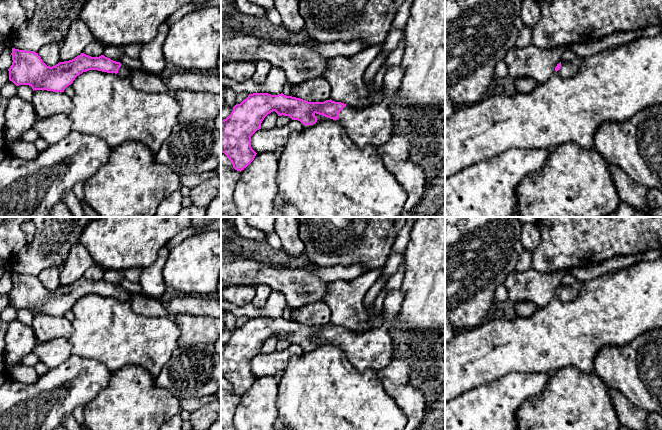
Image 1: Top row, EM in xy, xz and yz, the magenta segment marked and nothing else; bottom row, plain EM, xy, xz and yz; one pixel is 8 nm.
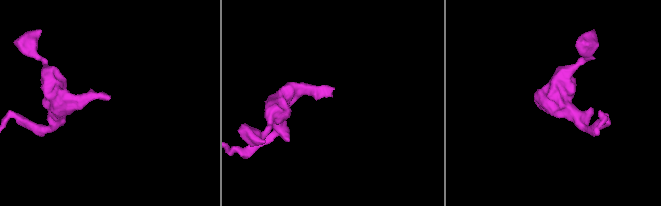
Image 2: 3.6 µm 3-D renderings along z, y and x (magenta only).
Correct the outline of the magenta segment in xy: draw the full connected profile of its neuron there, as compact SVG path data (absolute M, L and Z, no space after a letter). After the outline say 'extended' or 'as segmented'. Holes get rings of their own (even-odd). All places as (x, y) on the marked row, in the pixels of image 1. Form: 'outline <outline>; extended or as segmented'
outline M12 48L9 80L16 86L29 85L34 90L64 92L83 72L98 70L129 78L132 72L126 65L101 55L91 57L81 53L72 60L47 66L38 53Z; extended

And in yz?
outline M577 56L572 61L560 62L557 64L555 71L560 75L560 77L572 77L577 73L581 65L582 58Z; extended

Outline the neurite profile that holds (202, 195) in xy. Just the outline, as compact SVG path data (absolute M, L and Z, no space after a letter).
M219 176L208 178L198 186L191 188L189 198L192 204L207 209L212 200L221 196L221 179Z

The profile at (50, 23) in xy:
M34 0L33 16L22 24L10 41L12 48L38 52L50 43L61 43L71 24L81 18L87 0Z

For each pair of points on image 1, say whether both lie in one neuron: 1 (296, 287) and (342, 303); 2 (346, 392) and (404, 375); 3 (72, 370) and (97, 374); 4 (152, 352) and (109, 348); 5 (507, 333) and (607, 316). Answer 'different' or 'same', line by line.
1: different
2: different
3: same
4: same
5: same

